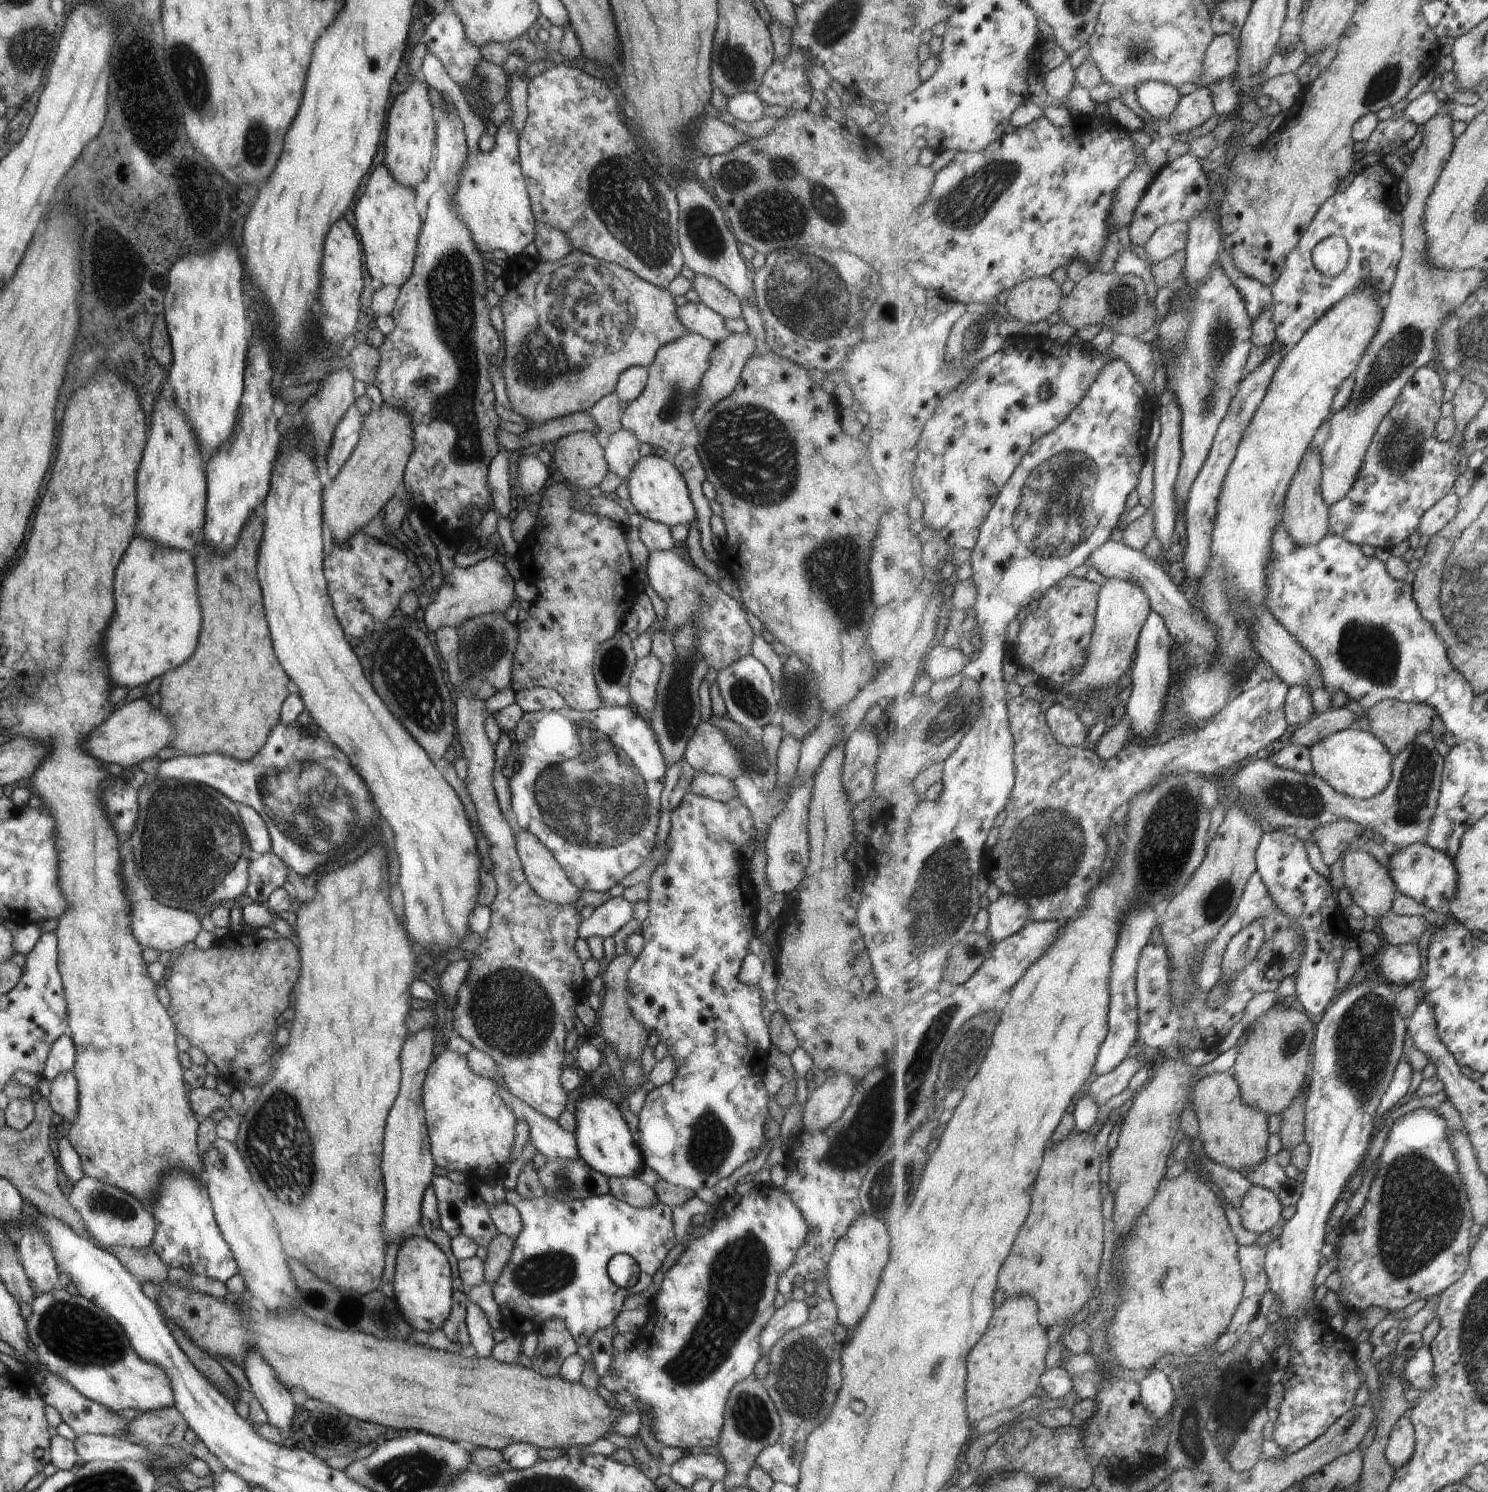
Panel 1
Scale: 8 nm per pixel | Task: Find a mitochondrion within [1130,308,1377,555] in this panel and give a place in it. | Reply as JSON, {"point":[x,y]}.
{"point":[1222,333]}

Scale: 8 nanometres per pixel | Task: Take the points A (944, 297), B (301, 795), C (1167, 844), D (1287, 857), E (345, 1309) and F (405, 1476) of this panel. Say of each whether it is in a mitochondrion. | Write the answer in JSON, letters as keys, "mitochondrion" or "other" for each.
{"A":"other","B":"mitochondrion","C":"mitochondrion","D":"other","E":"mitochondrion","F":"mitochondrion"}

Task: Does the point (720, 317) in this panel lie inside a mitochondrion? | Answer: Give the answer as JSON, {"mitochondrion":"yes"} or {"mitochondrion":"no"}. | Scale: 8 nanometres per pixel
{"mitochondrion":"no"}

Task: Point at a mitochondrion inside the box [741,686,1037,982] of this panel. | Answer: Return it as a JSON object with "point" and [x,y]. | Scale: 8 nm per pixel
{"point":[937,905]}

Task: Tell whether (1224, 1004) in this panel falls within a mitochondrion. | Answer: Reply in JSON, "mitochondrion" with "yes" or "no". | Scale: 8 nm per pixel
{"mitochondrion":"yes"}

